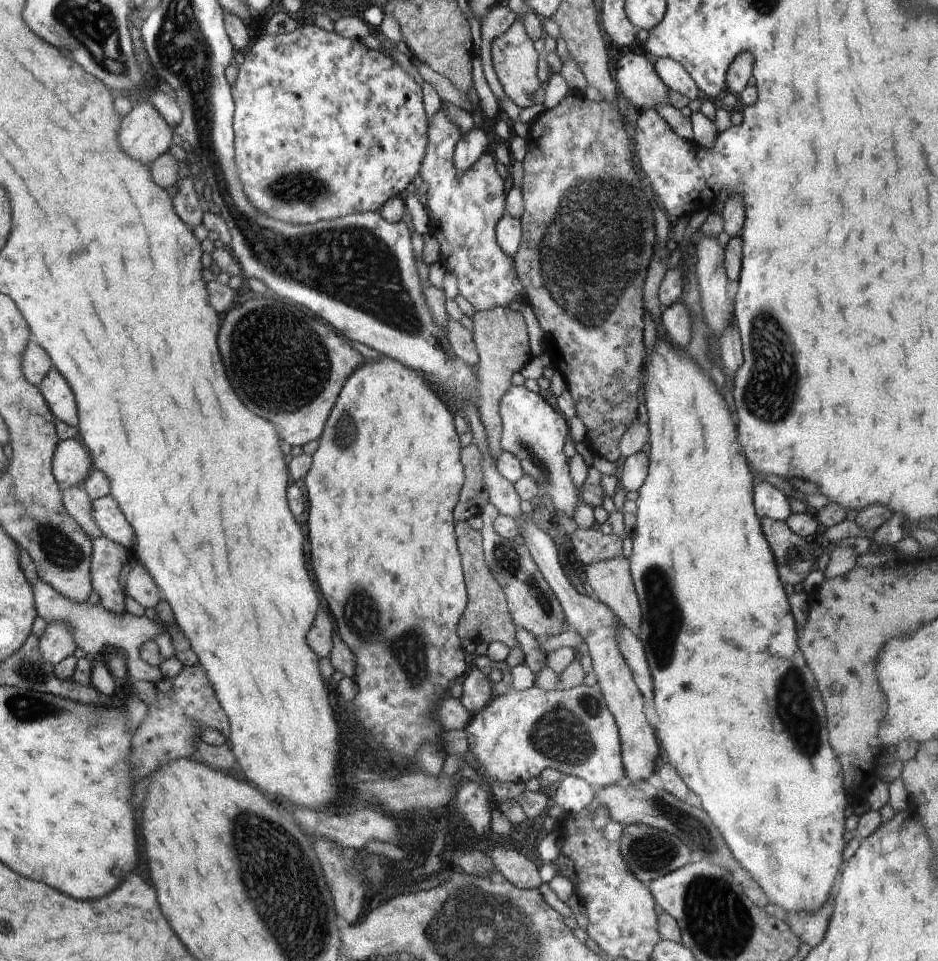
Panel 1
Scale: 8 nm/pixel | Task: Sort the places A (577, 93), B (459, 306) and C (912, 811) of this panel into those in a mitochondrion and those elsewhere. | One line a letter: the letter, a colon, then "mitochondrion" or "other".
A: other
B: other
C: other

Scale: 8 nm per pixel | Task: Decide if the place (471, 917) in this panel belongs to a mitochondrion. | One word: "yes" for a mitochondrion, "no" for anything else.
yes

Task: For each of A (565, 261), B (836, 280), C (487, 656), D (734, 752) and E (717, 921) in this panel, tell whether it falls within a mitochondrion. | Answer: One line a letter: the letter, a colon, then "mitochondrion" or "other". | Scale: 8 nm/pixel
A: mitochondrion
B: other
C: other
D: other
E: mitochondrion

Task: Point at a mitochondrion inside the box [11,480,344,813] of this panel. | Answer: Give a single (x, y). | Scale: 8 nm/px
(57, 546)

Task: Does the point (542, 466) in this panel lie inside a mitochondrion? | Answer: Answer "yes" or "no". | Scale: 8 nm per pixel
yes

